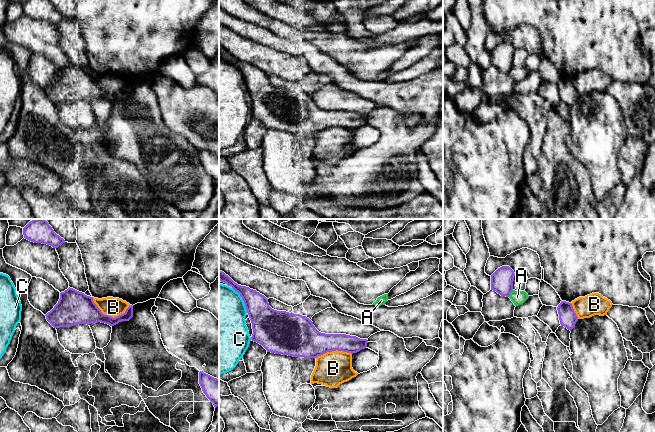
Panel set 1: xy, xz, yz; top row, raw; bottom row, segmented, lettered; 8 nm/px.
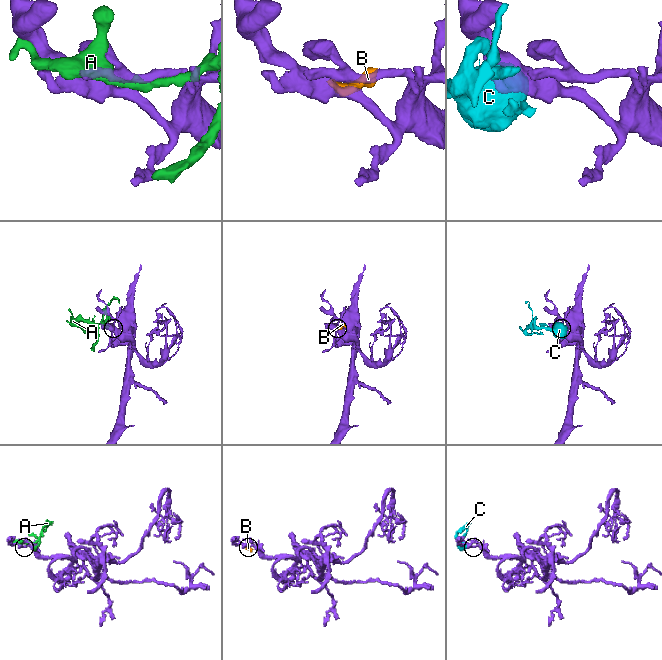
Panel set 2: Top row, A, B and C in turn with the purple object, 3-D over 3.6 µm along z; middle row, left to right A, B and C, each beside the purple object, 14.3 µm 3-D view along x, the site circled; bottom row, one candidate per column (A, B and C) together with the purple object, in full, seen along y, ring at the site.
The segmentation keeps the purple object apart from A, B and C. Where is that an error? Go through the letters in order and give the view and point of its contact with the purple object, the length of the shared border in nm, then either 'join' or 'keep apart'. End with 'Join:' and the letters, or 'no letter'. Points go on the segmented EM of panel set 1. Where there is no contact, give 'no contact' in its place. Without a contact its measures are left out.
A: meets purple in yz at (510, 293); contact 70 nm long; keep apart
B: meets purple in xy at (108, 315); contact 320 nm long; keep apart
C: meets purple in xz at (243, 300); contact 240 nm long; keep apart
Join: no letter

